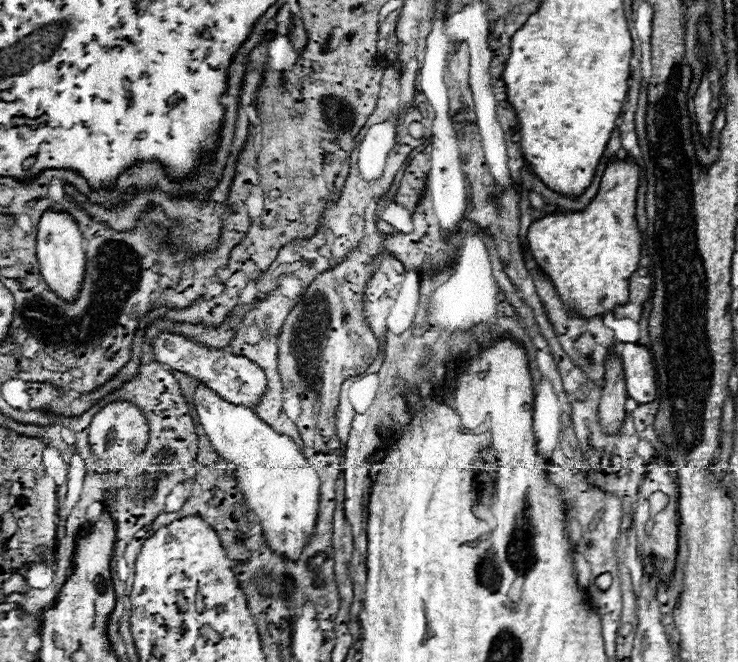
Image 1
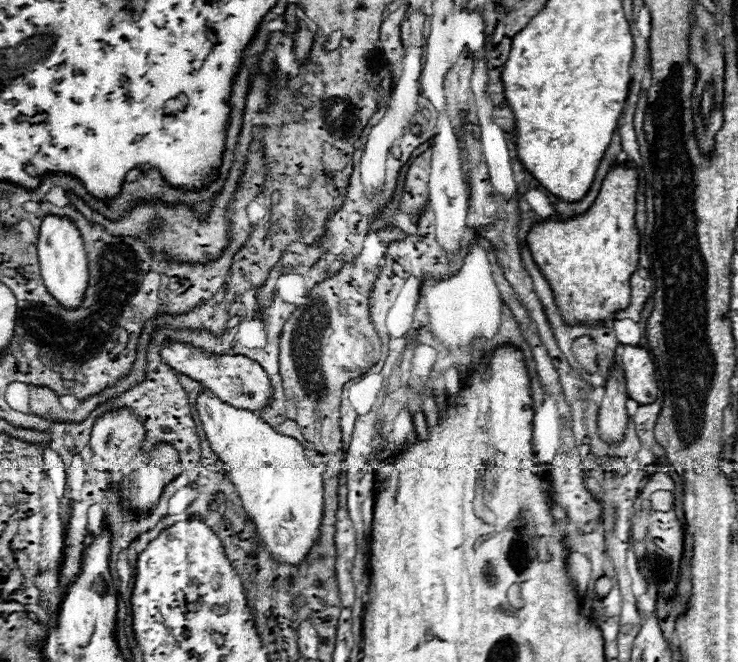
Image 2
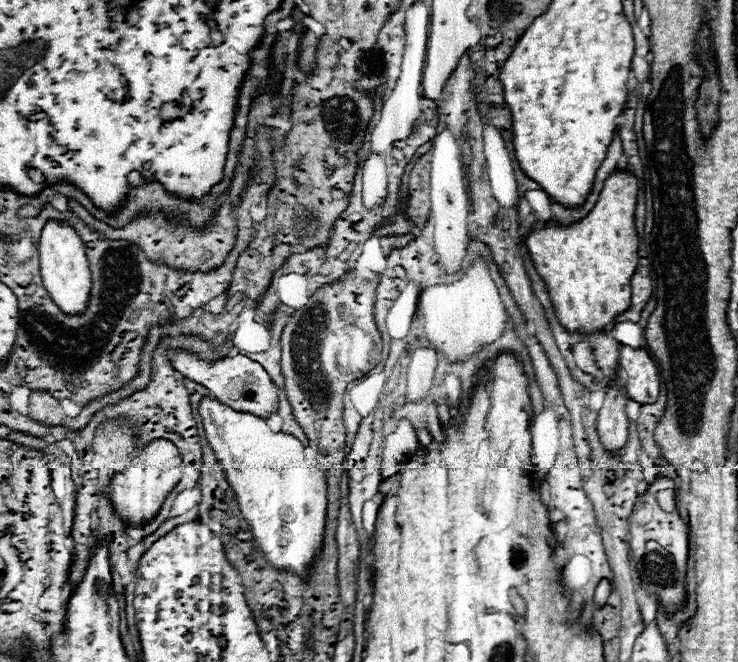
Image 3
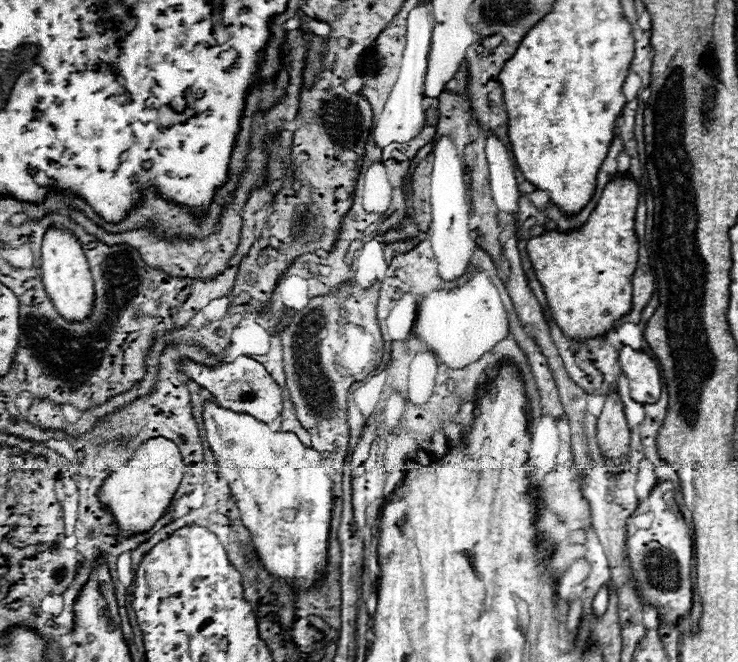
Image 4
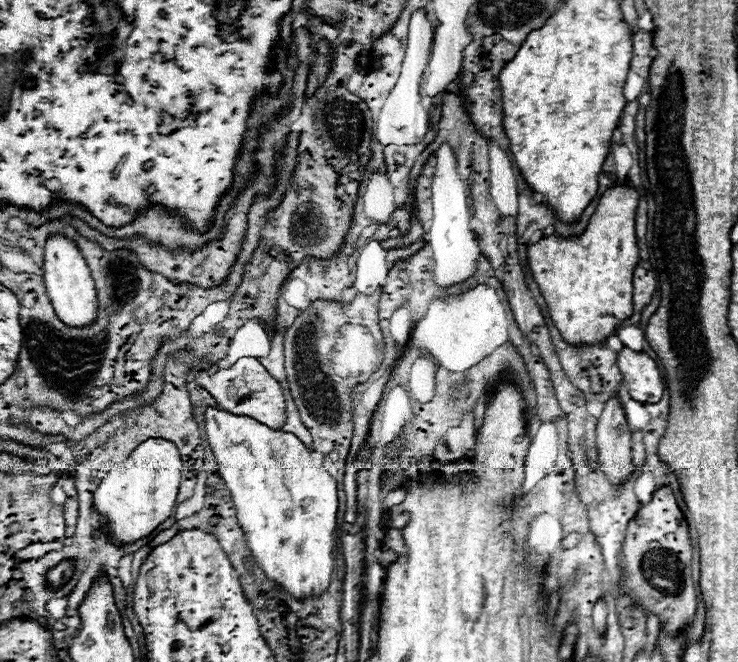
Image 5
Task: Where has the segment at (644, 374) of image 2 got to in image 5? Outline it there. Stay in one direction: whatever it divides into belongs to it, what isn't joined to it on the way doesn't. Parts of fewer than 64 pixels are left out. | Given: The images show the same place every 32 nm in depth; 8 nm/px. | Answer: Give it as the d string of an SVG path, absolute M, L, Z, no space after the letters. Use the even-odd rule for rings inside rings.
M622 348L618 352L618 368L628 382L630 396L638 402L654 404L660 400L664 392L664 382L658 372L656 362L644 352L634 352L630 348Z

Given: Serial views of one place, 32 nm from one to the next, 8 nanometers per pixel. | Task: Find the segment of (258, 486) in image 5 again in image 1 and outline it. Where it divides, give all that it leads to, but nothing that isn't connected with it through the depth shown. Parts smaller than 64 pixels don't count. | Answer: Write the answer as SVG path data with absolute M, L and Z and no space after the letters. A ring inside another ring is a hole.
M196 382L198 386L192 404L212 446L226 462L236 468L240 490L244 492L248 506L256 512L270 548L296 560L316 522L320 484L316 470L308 468L308 462L292 438L278 434L250 408L236 406L220 398L204 382Z

